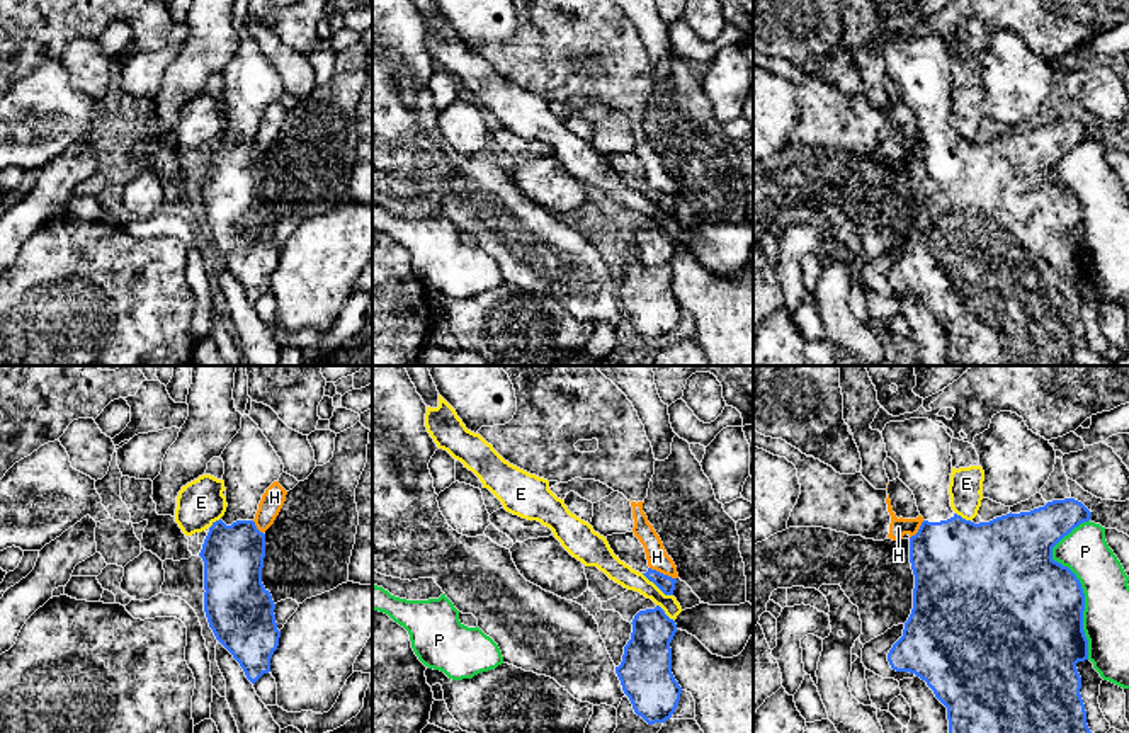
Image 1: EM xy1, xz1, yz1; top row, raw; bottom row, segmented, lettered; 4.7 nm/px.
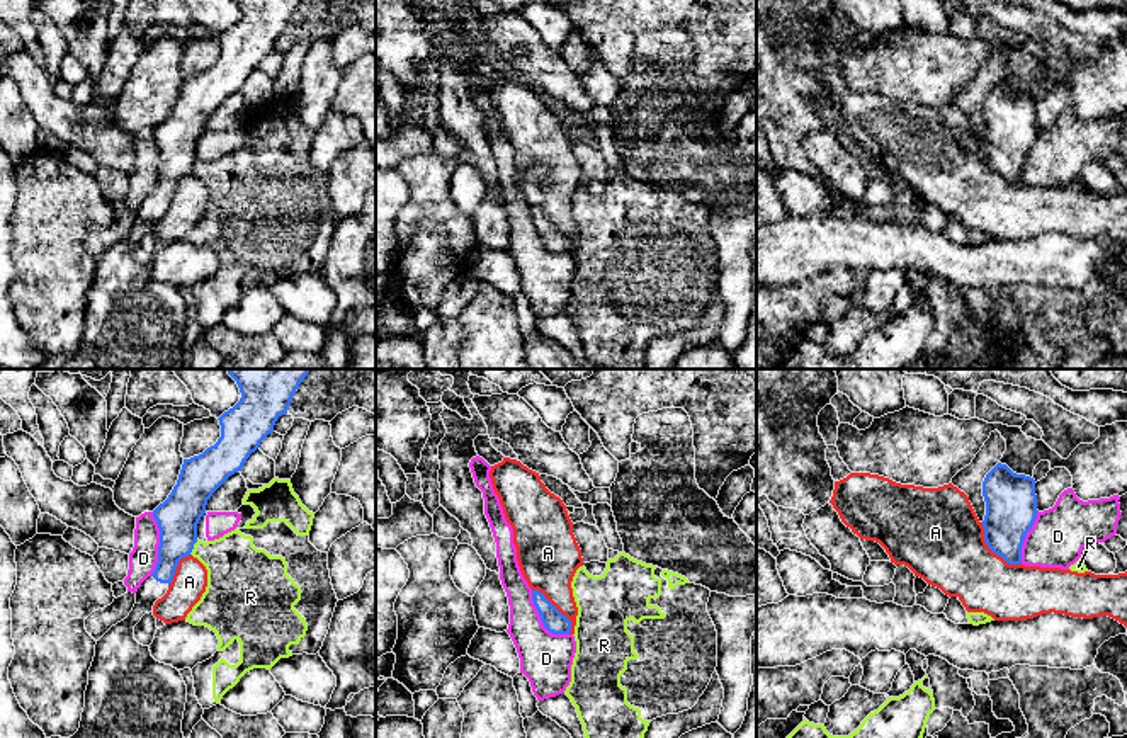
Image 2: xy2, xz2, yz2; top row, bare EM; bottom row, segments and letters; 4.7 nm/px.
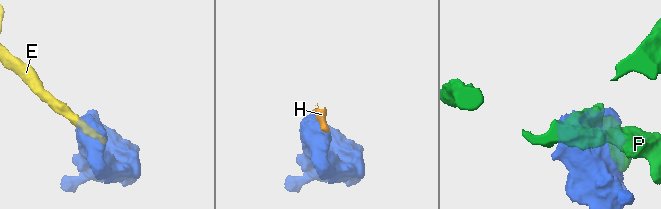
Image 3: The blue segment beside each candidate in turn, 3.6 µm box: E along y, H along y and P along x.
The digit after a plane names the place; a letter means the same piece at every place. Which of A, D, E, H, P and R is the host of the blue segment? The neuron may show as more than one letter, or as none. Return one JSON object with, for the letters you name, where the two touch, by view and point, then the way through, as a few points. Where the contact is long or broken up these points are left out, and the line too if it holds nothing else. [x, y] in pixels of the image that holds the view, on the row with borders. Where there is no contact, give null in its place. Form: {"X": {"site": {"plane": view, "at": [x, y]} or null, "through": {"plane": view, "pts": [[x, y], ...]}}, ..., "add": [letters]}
{"add": []}

